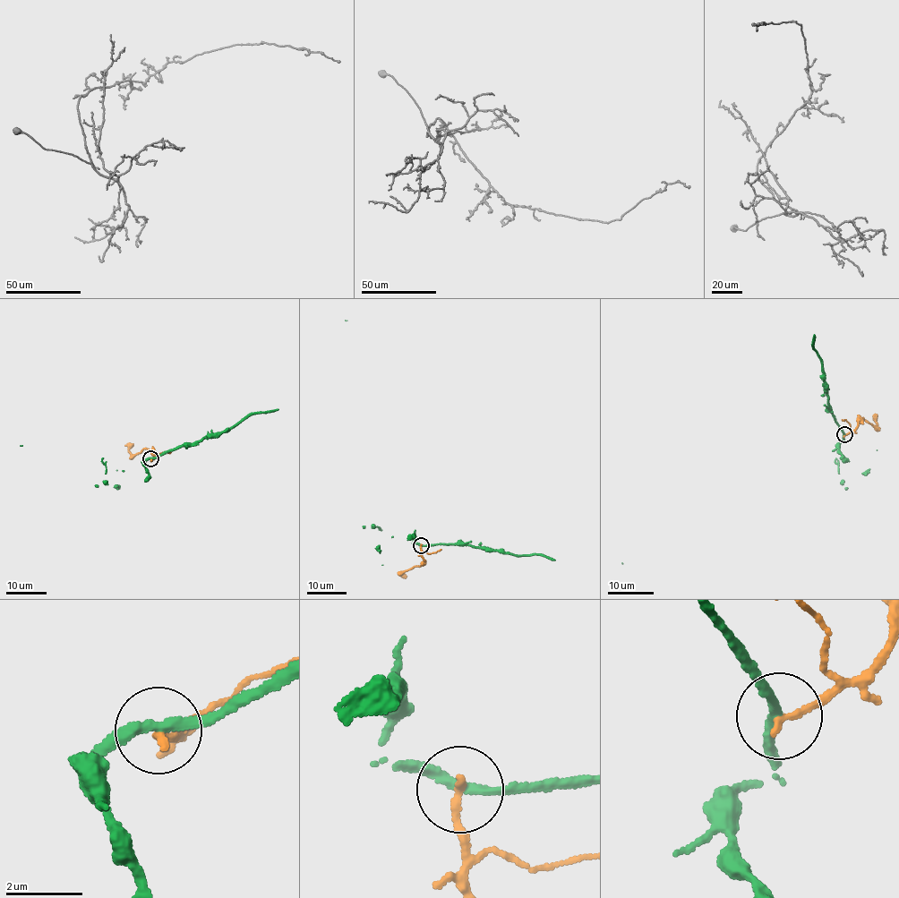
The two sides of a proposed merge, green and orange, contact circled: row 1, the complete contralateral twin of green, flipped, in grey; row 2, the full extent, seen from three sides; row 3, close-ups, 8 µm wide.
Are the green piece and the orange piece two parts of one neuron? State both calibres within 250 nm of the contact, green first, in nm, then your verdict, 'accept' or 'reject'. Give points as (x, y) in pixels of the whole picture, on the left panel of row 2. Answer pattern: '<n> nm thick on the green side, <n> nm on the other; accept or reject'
240 nm thick on the green side, 200 nm on the other; reject

